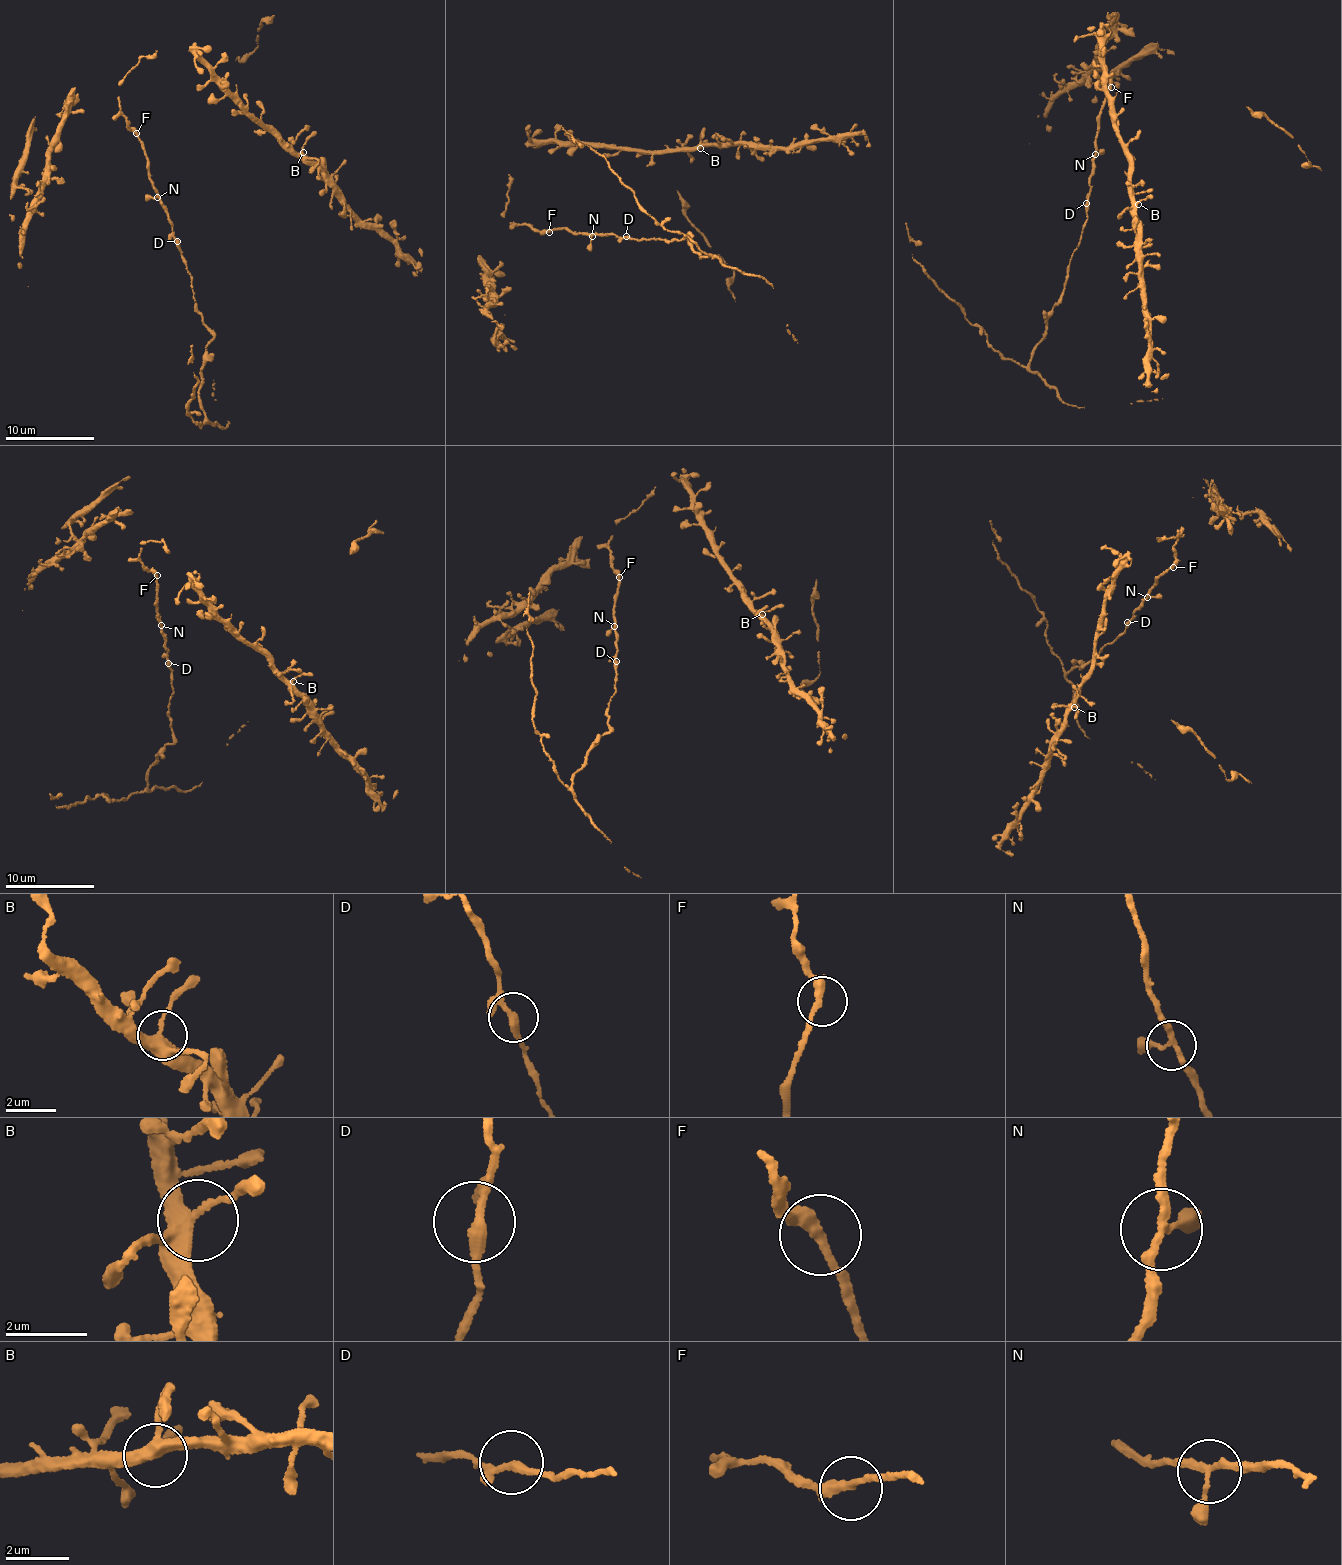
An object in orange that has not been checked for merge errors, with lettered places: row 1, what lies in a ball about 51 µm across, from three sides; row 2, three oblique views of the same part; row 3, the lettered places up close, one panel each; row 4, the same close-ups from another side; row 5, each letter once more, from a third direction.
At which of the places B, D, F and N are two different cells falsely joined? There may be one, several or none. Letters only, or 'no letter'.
no letter

